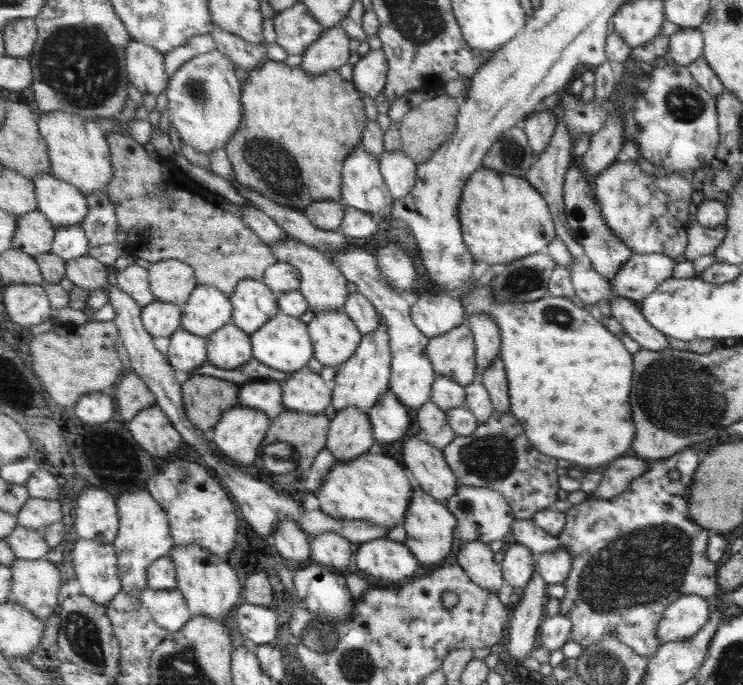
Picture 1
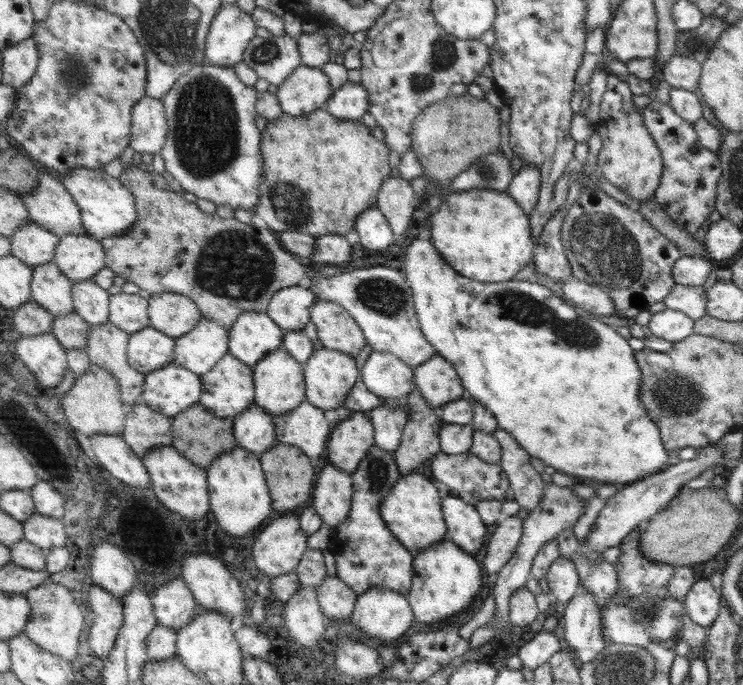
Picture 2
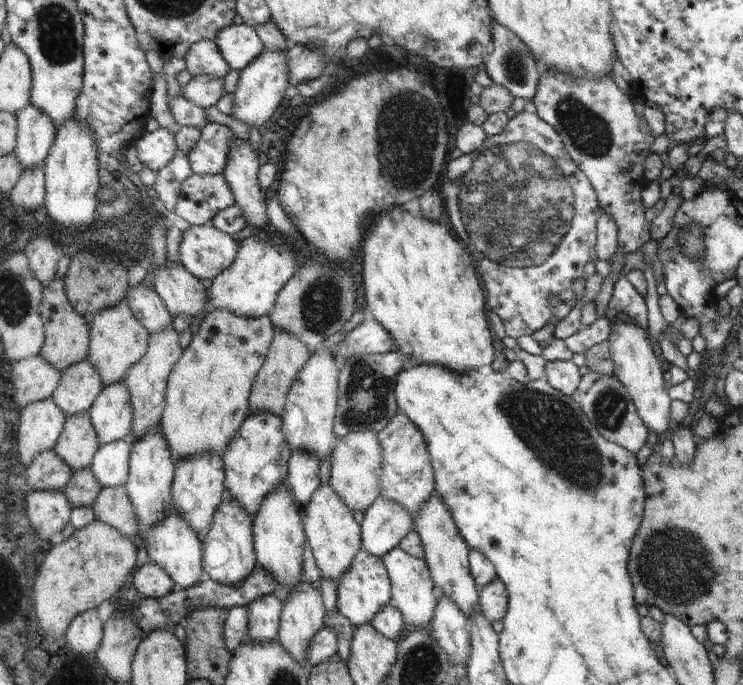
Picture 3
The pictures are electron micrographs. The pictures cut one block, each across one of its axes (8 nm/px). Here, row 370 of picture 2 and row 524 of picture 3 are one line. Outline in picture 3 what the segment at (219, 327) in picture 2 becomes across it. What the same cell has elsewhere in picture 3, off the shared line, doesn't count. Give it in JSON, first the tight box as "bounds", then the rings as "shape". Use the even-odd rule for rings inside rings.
{"bounds":[172,456,227,542],"shape":[[[189,456],[179,462],[175,462],[175,476],[172,493],[173,505],[181,512],[181,516],[195,528],[202,542],[205,542],[207,534],[214,523],[215,515],[225,502],[227,494],[226,470],[221,456]]]}

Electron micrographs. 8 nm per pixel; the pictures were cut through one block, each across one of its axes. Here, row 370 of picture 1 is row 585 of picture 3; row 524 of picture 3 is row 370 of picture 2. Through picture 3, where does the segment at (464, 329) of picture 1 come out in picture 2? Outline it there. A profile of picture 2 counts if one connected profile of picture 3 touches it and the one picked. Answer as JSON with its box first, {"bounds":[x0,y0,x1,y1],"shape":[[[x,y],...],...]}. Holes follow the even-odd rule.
{"bounds":[414,355,466,411],"shape":[[[436,355],[434,359],[414,370],[417,390],[438,411],[447,403],[460,400],[466,395],[458,372],[449,360]]]}

